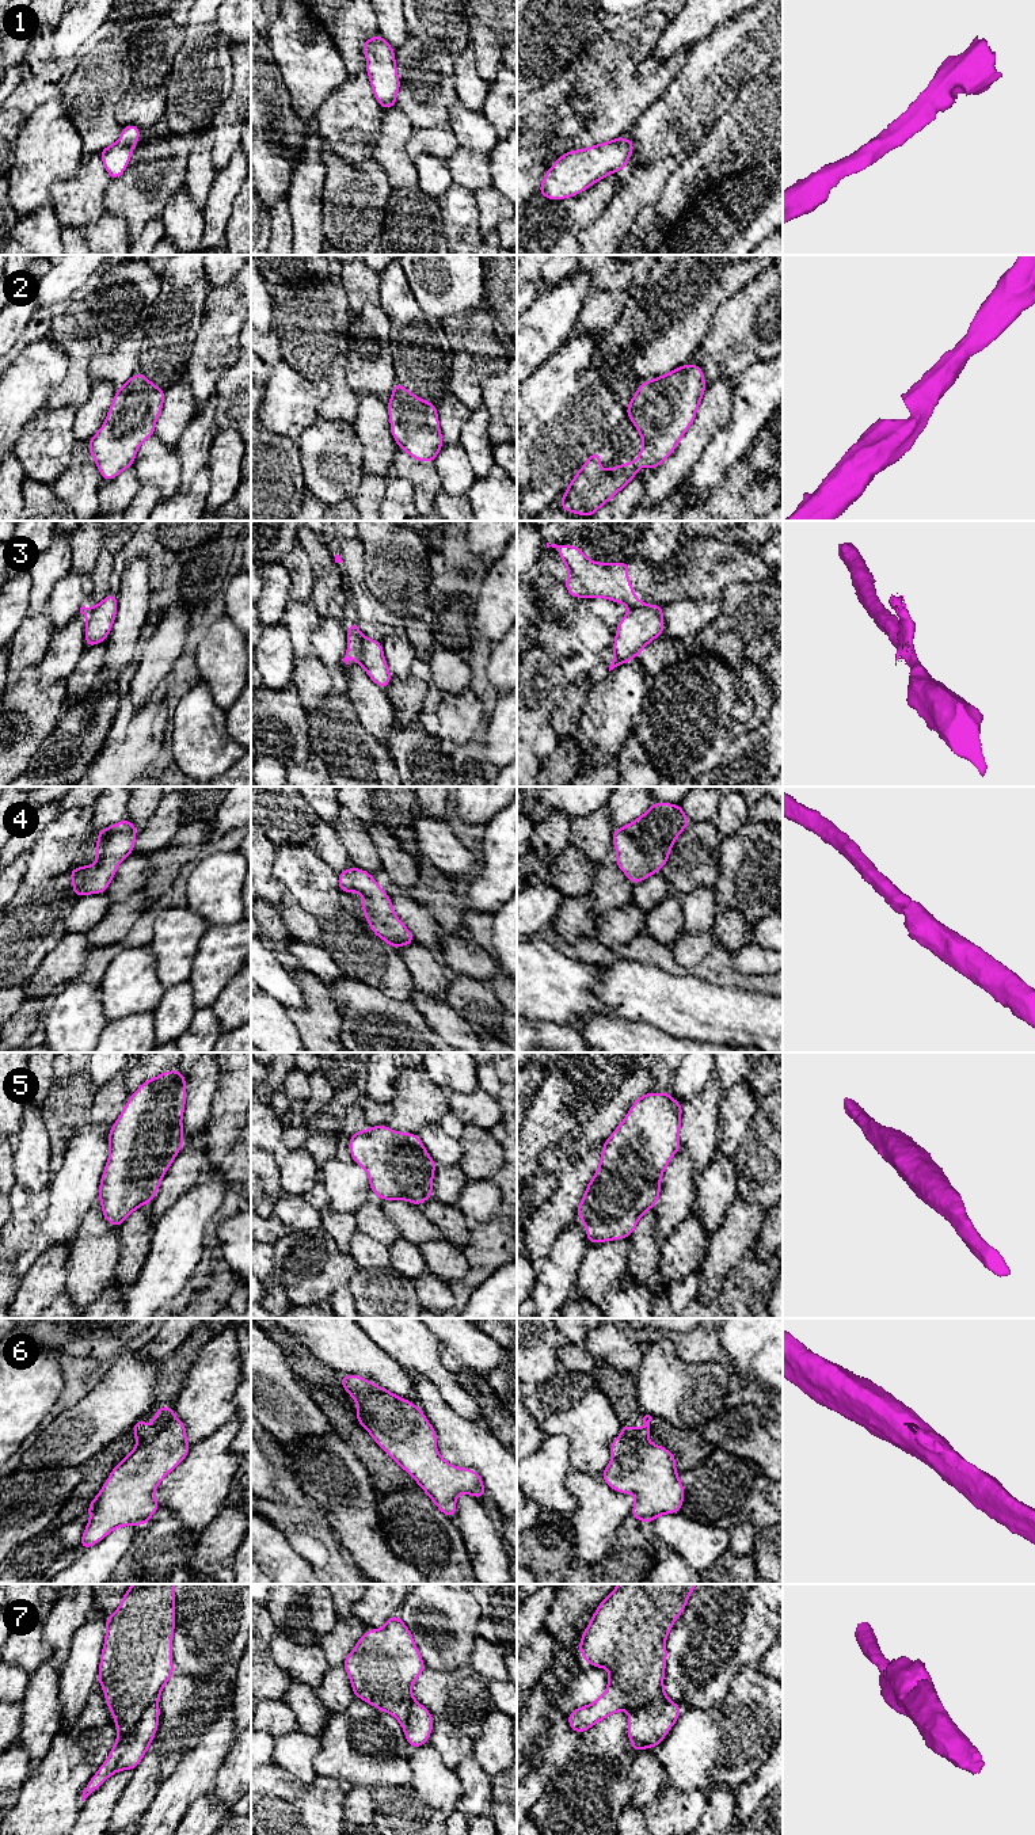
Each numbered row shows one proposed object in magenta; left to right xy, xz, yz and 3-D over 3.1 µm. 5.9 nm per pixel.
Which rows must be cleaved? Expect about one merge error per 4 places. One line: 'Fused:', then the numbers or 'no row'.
Fused: 3

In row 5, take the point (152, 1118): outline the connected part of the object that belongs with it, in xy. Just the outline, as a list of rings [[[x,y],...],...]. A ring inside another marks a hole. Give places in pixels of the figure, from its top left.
[[[170,1070],[144,1081],[130,1094],[122,1113],[109,1132],[110,1154],[99,1185],[99,1202],[104,1219],[119,1227],[140,1206],[152,1203],[156,1191],[175,1156],[183,1147],[182,1116],[186,1103],[186,1077]]]

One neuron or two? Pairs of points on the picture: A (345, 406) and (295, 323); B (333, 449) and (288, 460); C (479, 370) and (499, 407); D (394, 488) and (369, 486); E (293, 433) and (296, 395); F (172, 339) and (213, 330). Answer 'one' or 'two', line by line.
A: one
B: two
C: two
D: two
E: one
F: two

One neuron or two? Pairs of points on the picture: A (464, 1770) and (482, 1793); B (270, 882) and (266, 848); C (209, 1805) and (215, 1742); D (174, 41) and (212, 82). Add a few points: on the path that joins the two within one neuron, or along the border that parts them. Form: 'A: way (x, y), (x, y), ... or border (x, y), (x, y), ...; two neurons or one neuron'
A: way (470, 1776), (476, 1782), (476, 1788); one neuron
B: way (265, 874), (265, 856); one neuron
C: border (212, 1790), (201, 1794), (185, 1812); two neurons
D: border (185, 27), (185, 41), (174, 57), (168, 77); two neurons

